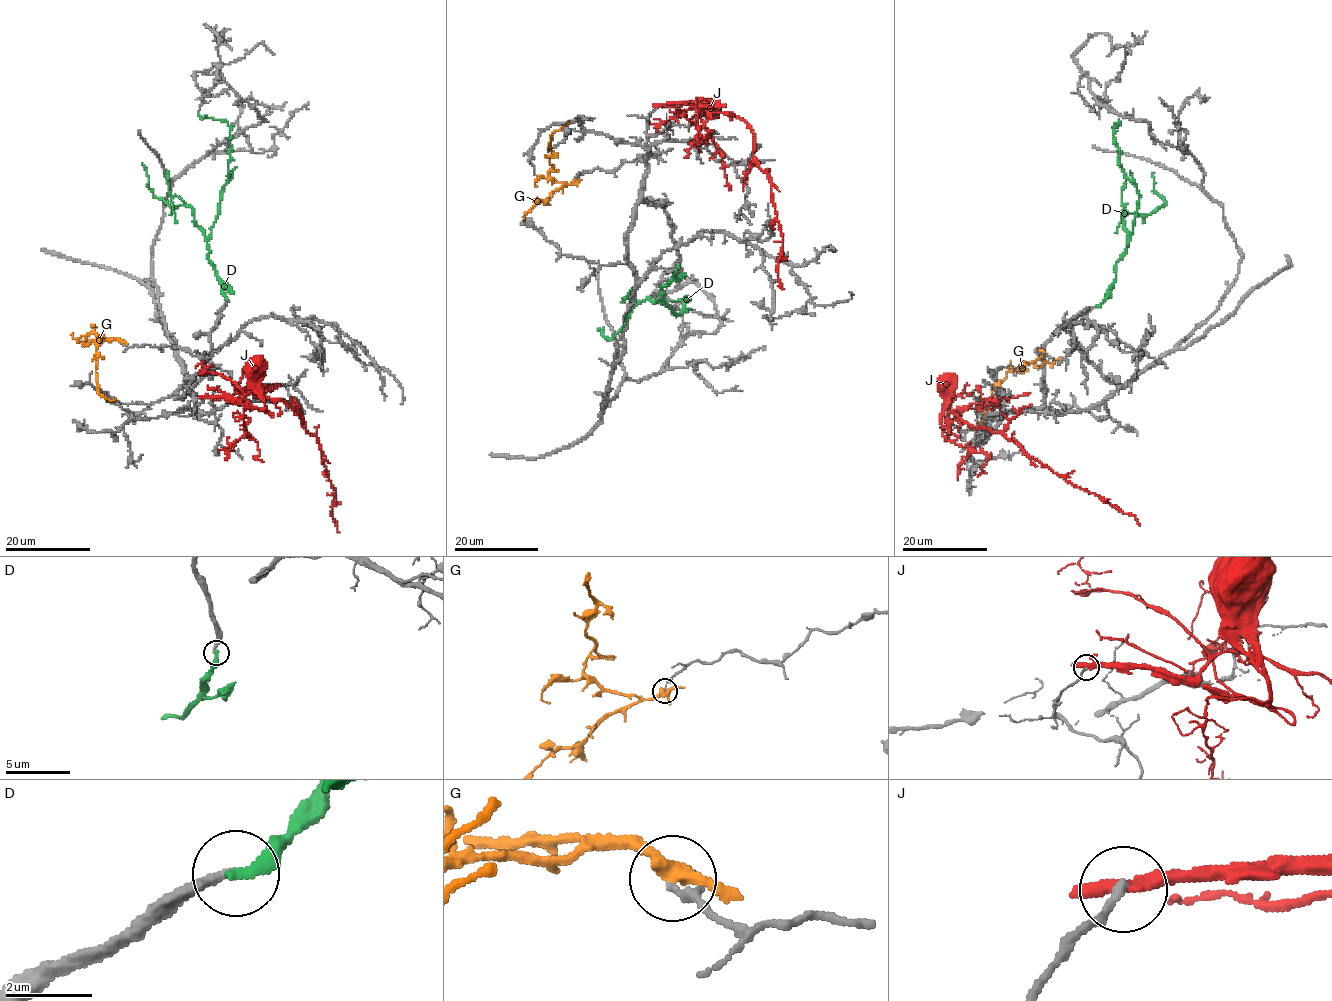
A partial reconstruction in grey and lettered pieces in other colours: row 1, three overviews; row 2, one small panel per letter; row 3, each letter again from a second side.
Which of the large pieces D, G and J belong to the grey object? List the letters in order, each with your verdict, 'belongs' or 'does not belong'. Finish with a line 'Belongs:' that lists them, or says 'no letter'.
D: belongs
G: does not belong
J: does not belong
Belongs: D

